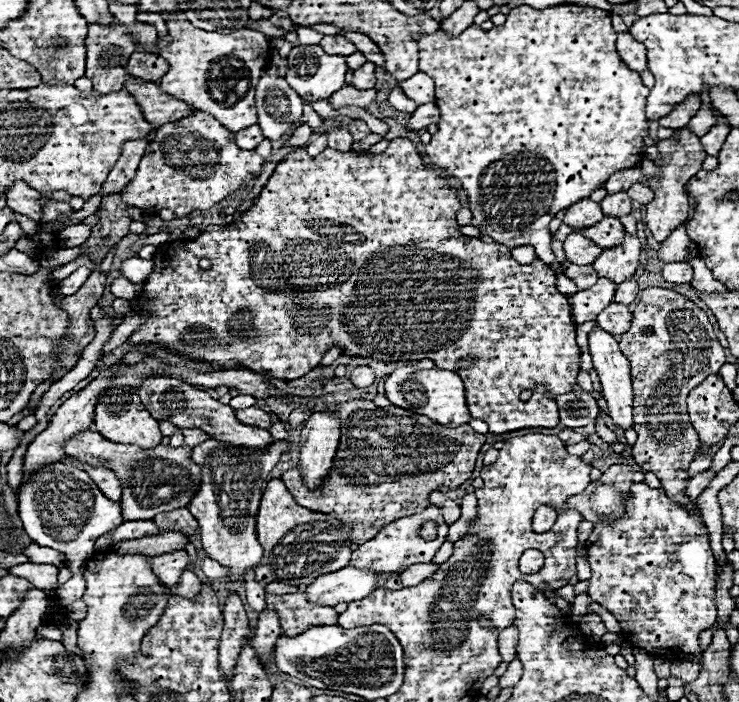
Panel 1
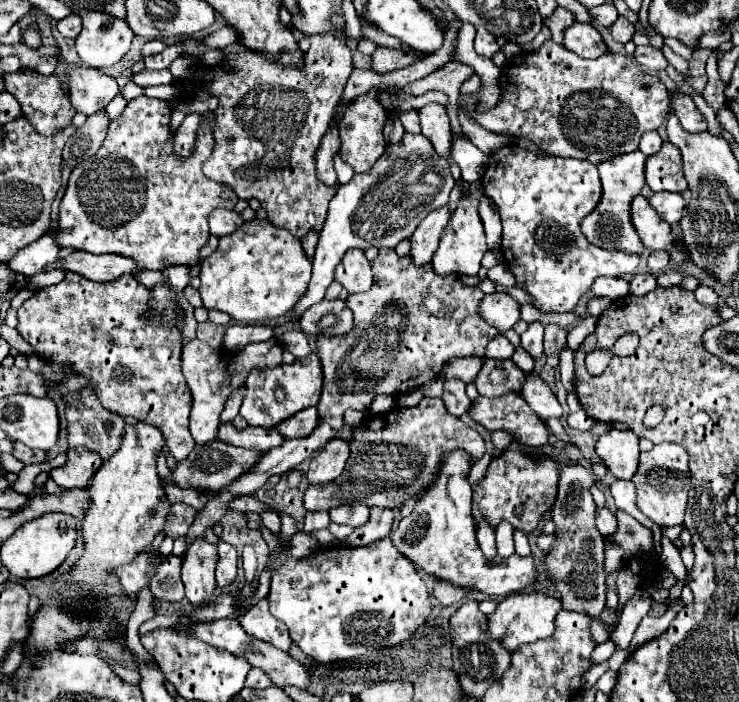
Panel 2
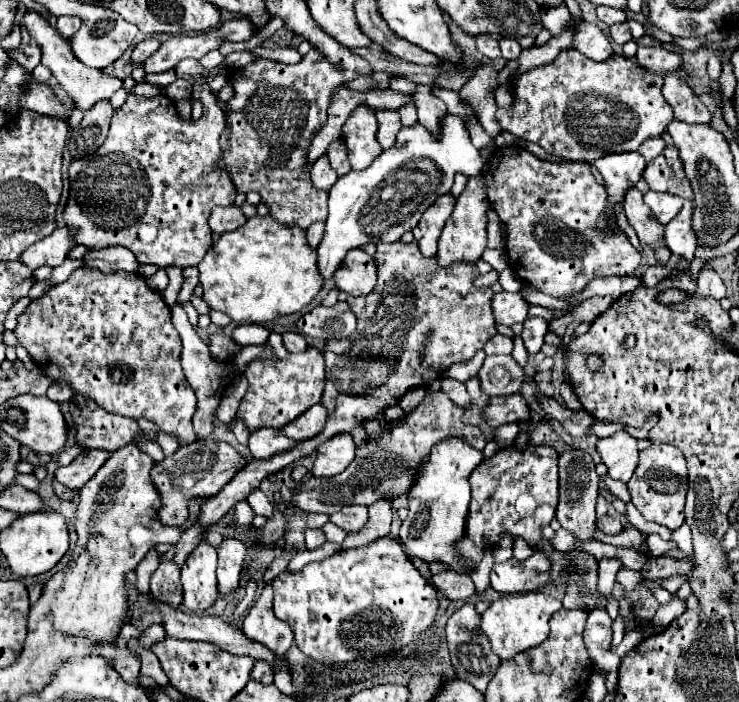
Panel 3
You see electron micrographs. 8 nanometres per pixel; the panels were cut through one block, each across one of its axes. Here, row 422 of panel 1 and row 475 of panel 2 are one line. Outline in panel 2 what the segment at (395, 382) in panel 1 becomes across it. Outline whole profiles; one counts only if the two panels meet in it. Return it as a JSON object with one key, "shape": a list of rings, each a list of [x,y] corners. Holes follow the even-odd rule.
{"shape":[[[450,452],[444,460],[440,476],[436,476],[432,488],[420,496],[414,512],[400,520],[398,528],[388,534],[392,544],[408,560],[412,560],[426,574],[452,582],[462,588],[472,588],[488,596],[508,596],[526,586],[536,578],[532,556],[520,558],[512,554],[508,560],[496,556],[488,562],[476,540],[476,520],[472,516],[472,488],[468,484],[470,456],[466,452]]]}

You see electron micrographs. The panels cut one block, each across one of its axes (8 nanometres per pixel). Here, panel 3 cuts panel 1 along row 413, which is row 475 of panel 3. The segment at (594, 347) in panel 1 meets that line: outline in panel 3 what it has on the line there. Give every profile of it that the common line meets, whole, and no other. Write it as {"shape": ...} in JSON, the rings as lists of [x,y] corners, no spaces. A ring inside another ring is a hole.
{"shape":[[[620,430],[610,438],[602,438],[596,444],[596,450],[602,462],[608,466],[608,476],[614,480],[628,482],[638,464],[638,446],[636,438]]]}

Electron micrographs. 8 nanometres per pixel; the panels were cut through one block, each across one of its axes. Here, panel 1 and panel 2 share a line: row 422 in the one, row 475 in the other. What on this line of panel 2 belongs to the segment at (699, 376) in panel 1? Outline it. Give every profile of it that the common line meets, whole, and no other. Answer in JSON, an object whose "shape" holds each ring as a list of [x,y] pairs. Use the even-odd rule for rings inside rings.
{"shape":[[[658,444],[650,452],[640,454],[640,464],[632,482],[638,490],[638,508],[660,526],[676,526],[684,522],[684,510],[690,490],[688,454],[678,444]]]}

